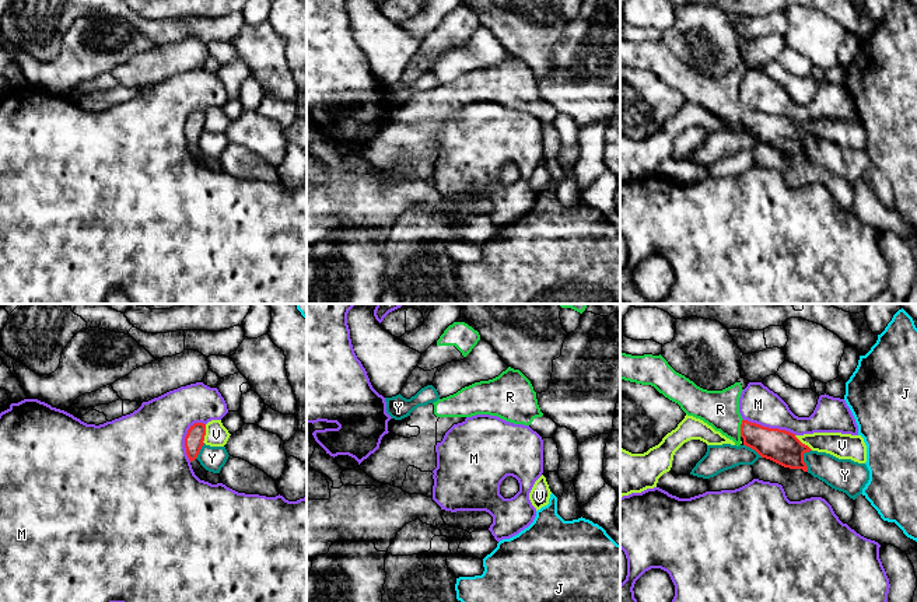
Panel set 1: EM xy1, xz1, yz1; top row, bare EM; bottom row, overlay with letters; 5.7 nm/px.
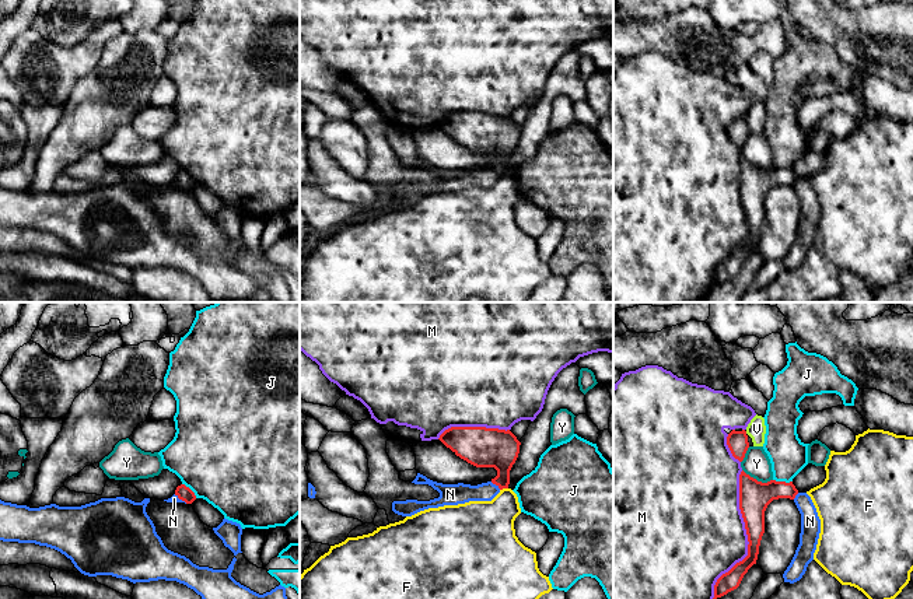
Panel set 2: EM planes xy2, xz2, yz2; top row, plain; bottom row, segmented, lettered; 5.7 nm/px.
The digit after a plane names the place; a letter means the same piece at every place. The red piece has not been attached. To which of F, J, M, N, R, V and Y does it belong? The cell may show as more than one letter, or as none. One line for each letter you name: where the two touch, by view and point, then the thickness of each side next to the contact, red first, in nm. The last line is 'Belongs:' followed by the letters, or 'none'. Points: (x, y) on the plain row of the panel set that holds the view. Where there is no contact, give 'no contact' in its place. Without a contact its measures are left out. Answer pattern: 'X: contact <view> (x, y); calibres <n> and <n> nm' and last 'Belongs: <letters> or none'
R: contact yz1 (741, 114); calibres 190 and 220 nm
Belongs: R

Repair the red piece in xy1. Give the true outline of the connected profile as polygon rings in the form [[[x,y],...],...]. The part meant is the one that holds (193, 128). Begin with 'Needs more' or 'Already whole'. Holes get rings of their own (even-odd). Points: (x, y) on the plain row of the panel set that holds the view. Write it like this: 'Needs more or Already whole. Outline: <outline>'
Already whole. Outline: [[[195,109],[190,112],[188,116],[188,120],[185,123],[185,134],[186,134],[186,141],[189,147],[195,147],[203,133],[206,122],[206,111],[203,109]]]

